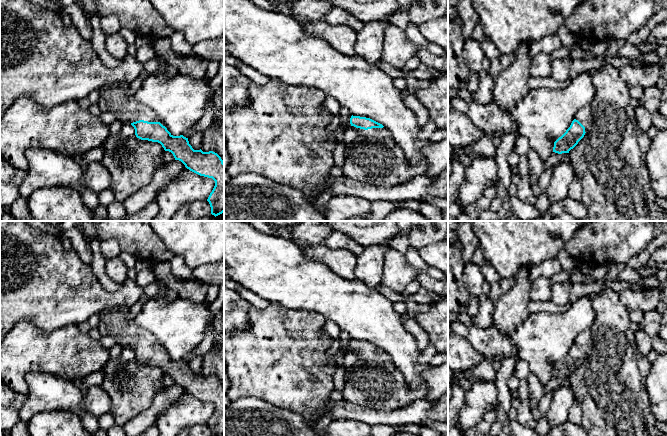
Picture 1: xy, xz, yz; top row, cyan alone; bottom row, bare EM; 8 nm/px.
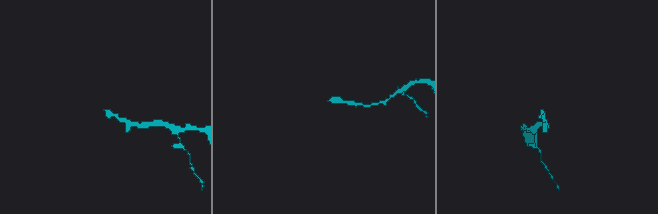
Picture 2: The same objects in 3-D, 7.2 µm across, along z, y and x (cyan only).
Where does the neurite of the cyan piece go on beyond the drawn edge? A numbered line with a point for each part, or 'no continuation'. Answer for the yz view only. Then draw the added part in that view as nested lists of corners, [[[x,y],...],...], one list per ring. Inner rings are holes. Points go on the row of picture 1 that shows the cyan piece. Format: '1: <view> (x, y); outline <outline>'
1: yz (583, 115); outline [[[591,104],[581,108],[575,115],[574,119],[578,120],[584,127],[590,118]]]

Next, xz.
1: xz (378, 132); outline [[[350,118],[346,122],[346,129],[352,128],[353,130],[355,130],[358,133],[359,136],[382,137],[382,136],[389,134],[387,128],[385,128],[385,127],[383,127],[383,128],[372,128],[372,129],[368,129],[368,130],[356,128],[350,124]]]

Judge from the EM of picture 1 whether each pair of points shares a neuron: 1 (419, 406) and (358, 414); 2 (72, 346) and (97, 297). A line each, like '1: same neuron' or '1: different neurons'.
1: same neuron
2: different neurons

